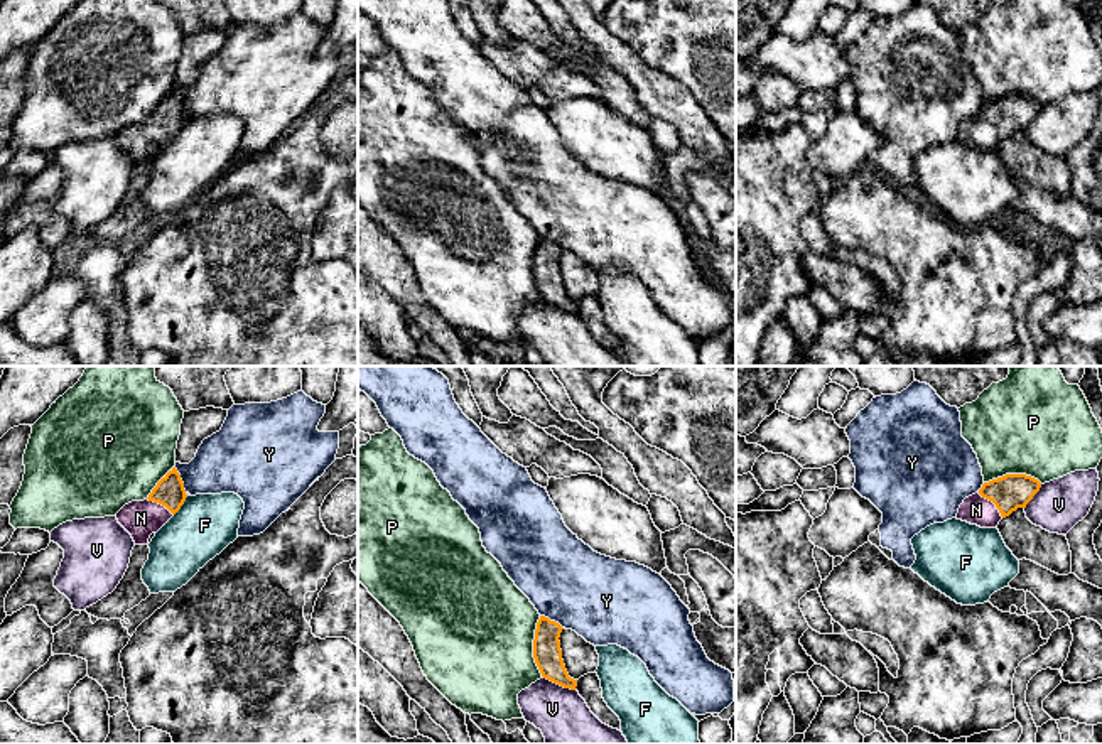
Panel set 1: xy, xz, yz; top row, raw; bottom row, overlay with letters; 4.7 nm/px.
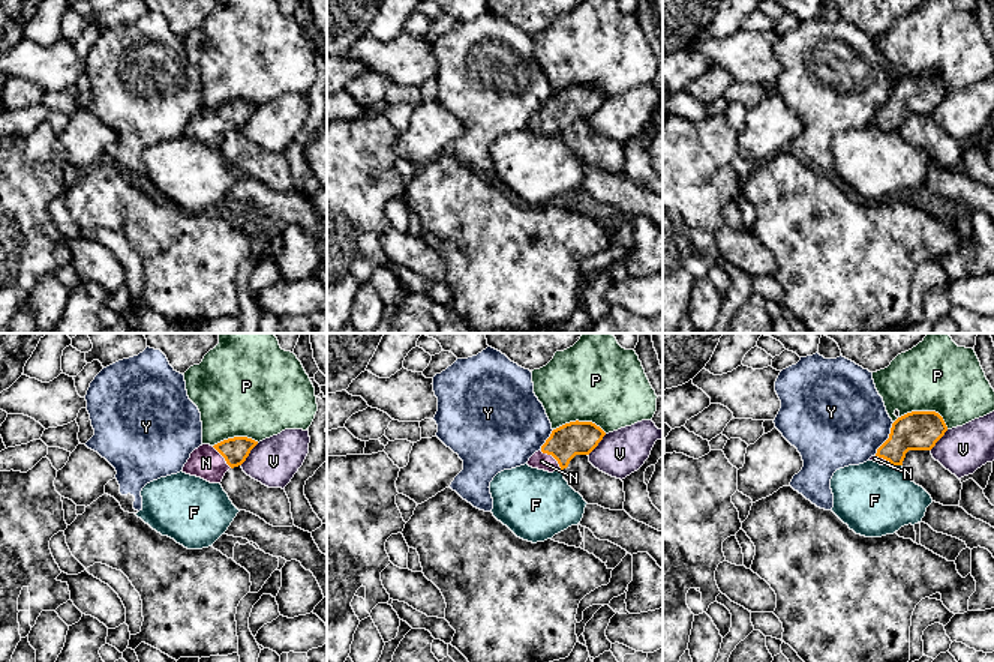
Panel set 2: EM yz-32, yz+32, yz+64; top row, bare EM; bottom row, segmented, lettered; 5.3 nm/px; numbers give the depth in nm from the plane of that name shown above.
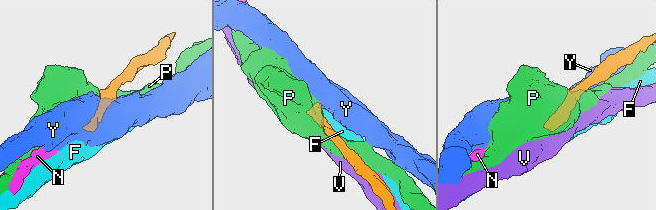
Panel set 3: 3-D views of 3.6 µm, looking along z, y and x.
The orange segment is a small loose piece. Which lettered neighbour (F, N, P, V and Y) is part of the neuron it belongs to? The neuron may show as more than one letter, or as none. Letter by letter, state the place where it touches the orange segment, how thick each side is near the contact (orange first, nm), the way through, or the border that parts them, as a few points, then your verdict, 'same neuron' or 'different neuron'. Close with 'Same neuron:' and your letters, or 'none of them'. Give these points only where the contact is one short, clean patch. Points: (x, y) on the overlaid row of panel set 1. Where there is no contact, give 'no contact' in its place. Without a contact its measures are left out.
F: xy (181, 505) | 140/280 nm | along xy (188, 496), (174, 515) | different neuron
N: yz (993, 501) | 170/140 nm | across yz (1011, 491), (993, 501), (986, 508), (976, 510) | same neuron
P: xz (534, 646) | 140/500 nm | different neuron
V: xz (559, 684) | 140/280 nm | along xz (542, 675), (574, 690) | different neuron
Y: xy (181, 479) | 140/300 nm | along xy (174, 466), (186, 491) | different neuron
Same neuron: N

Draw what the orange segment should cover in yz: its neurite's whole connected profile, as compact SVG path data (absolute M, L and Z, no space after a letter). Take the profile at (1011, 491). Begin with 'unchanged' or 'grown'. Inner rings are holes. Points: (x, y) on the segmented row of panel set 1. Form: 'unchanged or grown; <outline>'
grown; M1006 474L984 483L975 494L965 498L955 518L980 528L996 528L1002 518L1026 508L1040 488L1041 483L1031 476Z

